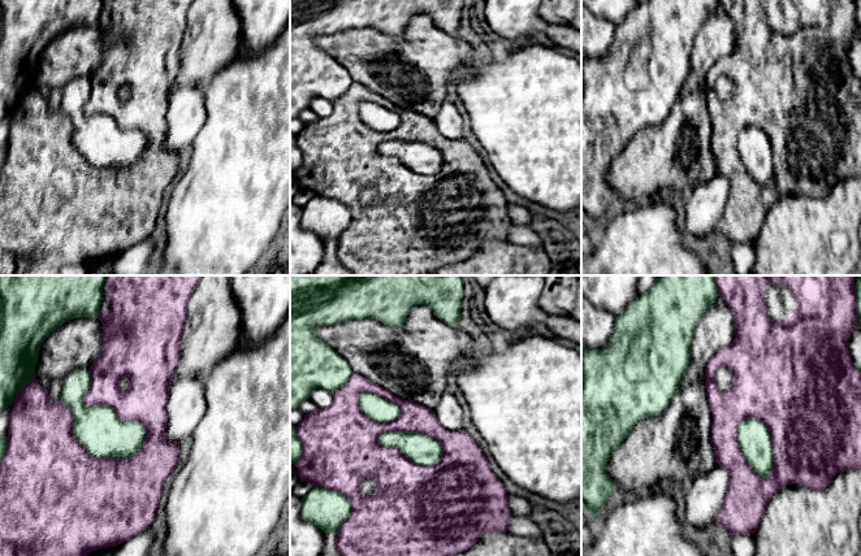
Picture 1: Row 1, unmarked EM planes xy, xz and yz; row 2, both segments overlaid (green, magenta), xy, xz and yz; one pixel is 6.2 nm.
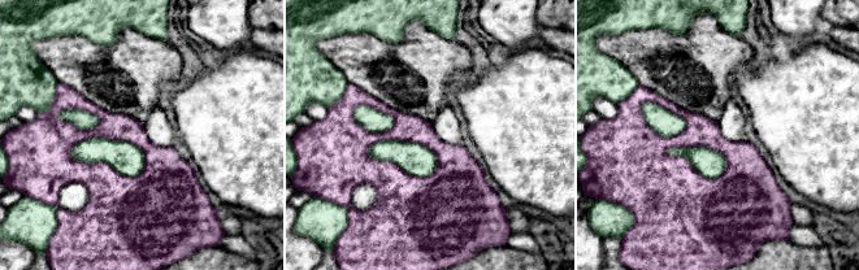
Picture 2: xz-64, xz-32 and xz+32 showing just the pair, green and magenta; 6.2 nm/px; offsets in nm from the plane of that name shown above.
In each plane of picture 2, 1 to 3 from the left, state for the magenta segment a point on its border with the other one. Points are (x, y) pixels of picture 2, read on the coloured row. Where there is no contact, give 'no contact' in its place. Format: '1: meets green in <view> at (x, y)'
1: meets green in xz-64 at (107, 162)
2: meets green in xz-32 at (407, 142)
3: meets green in xz+32 at (701, 147)

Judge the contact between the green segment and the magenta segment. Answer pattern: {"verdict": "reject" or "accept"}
{"verdict": "reject"}

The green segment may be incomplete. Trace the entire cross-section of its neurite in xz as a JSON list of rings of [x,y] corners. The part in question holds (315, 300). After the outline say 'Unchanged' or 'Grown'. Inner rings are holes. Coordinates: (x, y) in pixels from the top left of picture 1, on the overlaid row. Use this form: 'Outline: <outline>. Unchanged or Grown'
Outline: [[[290,275],[290,411],[310,399],[313,388],[333,394],[354,374],[349,362],[316,336],[319,326],[371,318],[399,327],[414,307],[427,305],[437,318],[458,327],[462,301],[460,275]]]. Unchanged

